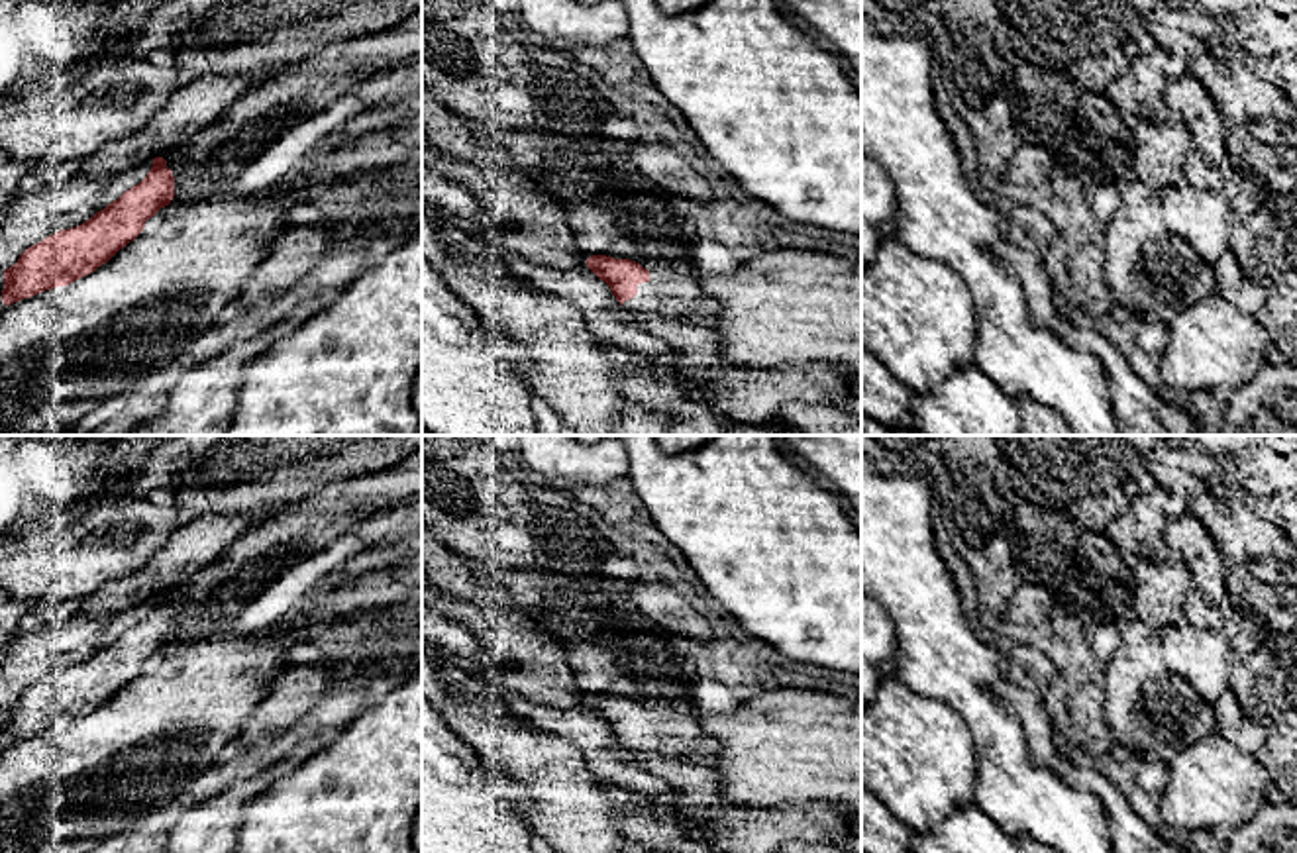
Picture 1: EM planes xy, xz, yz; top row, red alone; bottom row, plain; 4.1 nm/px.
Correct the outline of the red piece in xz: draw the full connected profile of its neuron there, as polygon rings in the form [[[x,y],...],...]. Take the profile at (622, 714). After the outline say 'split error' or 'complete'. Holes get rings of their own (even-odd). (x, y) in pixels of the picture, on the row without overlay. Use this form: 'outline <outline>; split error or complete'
outline [[[593,694],[587,706],[604,720],[620,745],[632,753],[653,753],[708,765],[720,743],[700,729],[695,714],[675,708]]]; split error

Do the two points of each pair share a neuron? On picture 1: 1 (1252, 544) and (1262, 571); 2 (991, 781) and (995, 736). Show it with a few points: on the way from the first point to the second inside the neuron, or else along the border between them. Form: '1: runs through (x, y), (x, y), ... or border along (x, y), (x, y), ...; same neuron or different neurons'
1: border along (1276, 555), (1246, 561); different neurons
2: runs through (995, 769), (995, 748); same neuron

